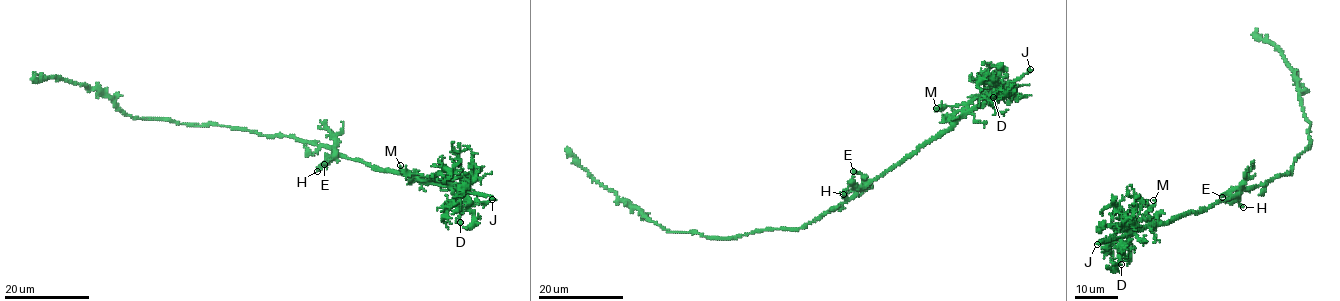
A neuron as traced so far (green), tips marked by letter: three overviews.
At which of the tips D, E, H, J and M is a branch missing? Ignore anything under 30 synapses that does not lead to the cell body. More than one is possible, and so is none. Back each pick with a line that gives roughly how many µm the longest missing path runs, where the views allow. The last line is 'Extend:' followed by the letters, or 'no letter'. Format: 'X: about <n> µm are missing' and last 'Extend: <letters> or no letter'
J: about 60 µm are missing
Extend: J

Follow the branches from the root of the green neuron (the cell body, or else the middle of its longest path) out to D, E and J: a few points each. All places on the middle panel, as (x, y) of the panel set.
D: (807, 225), (839, 208), (870, 183), (940, 137), (987, 96), (993, 103), (993, 97)
E: (807, 225), (839, 208), (864, 185), (863, 176), (853, 171)
J: (807, 225), (839, 208), (1030, 69)

